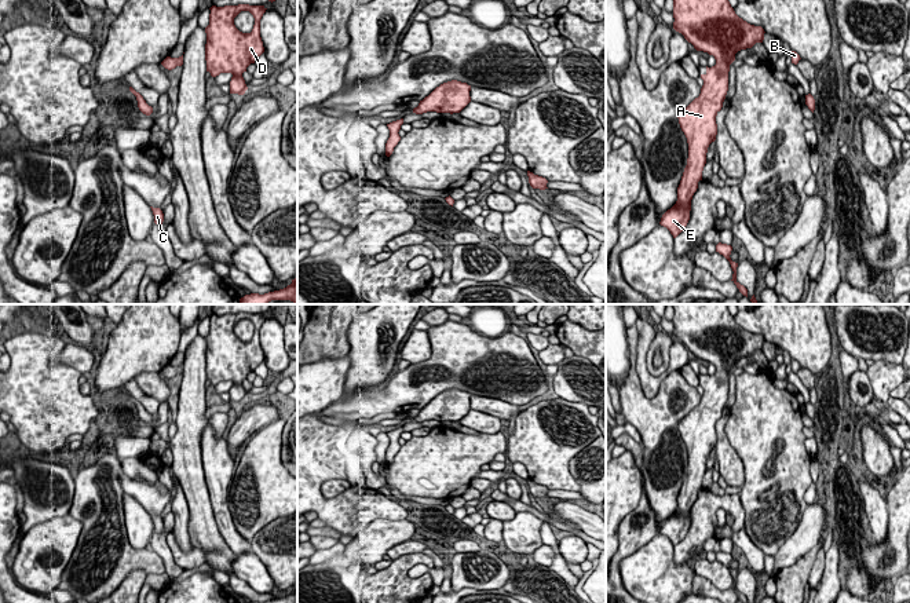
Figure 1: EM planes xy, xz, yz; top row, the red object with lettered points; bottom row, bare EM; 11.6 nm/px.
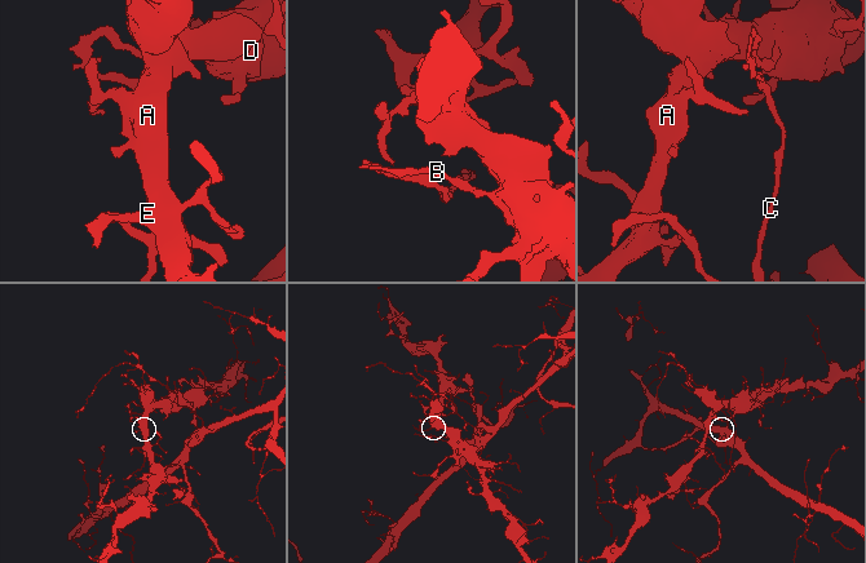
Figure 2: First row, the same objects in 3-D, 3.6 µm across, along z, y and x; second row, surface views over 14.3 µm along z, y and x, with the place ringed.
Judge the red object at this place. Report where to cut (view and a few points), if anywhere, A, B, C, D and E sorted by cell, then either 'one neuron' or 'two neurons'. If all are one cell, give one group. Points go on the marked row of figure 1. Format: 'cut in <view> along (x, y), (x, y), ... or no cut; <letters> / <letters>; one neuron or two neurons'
cut in xy along (138, 101), (149, 106); A B D E / C; two neurons

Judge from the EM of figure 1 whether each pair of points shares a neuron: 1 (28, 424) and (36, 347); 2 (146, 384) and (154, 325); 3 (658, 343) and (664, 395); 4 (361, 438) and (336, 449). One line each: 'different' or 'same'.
1: same
2: different
3: same
4: different

